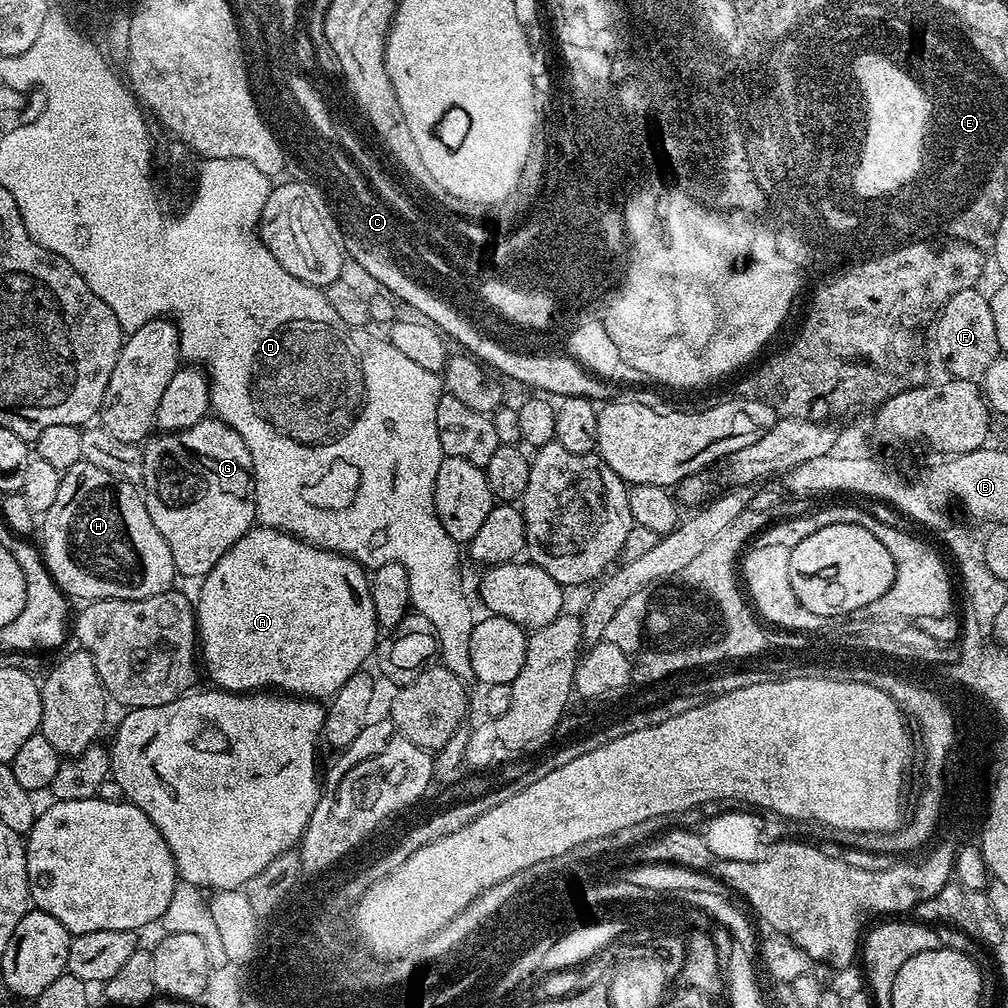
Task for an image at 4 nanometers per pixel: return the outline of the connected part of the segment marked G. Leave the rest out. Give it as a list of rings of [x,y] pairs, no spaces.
[[[205,418],[181,432],[149,435],[143,450],[142,495],[150,522],[166,538],[177,573],[203,578],[257,523],[250,450],[240,435],[218,418]]]

